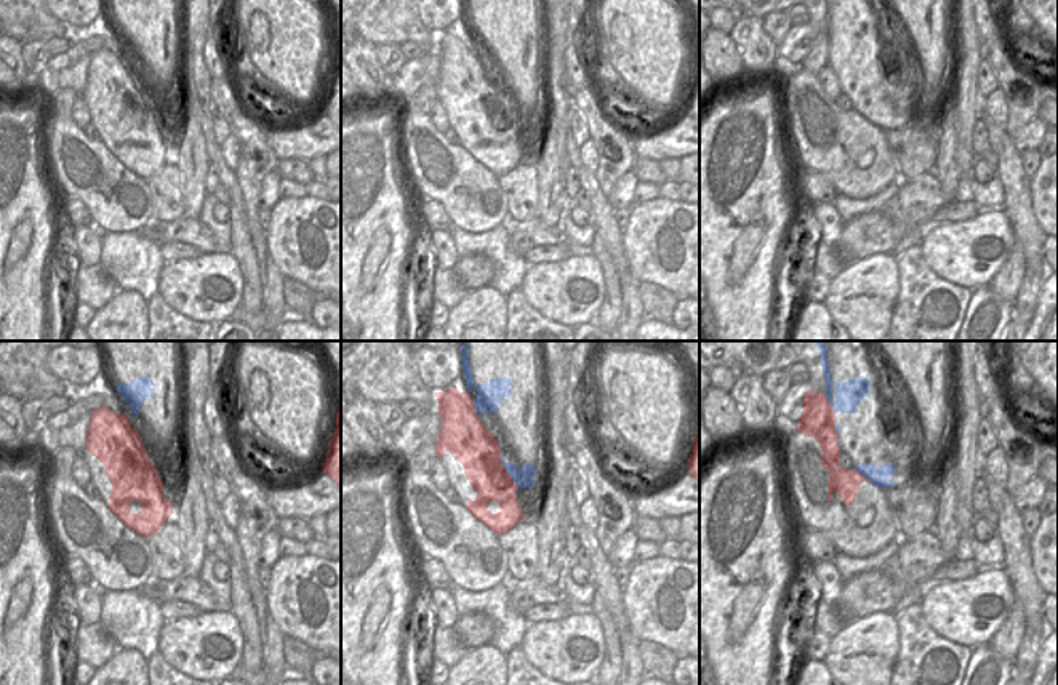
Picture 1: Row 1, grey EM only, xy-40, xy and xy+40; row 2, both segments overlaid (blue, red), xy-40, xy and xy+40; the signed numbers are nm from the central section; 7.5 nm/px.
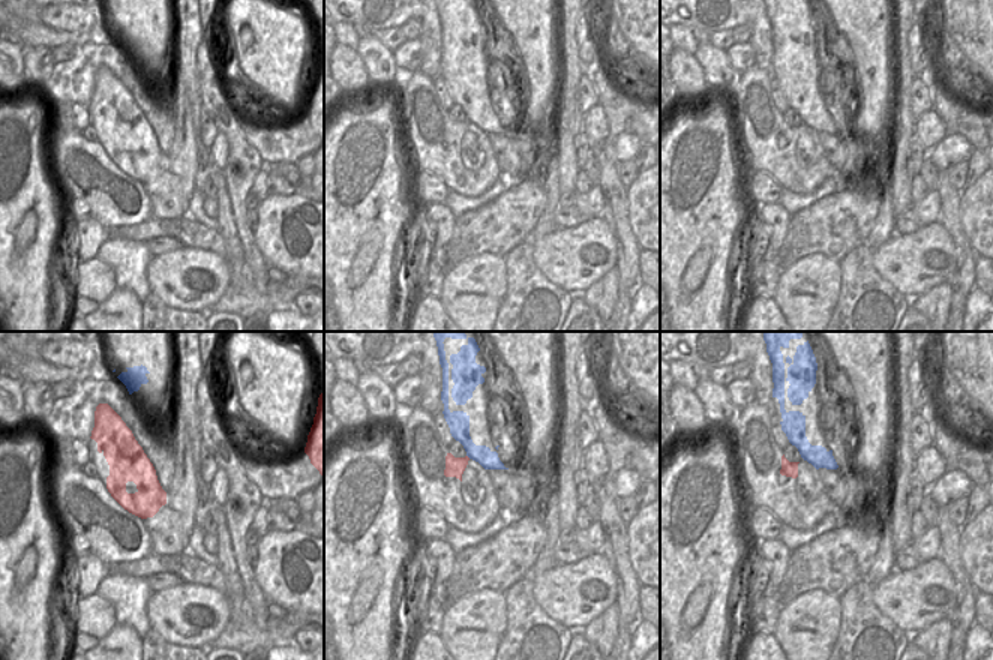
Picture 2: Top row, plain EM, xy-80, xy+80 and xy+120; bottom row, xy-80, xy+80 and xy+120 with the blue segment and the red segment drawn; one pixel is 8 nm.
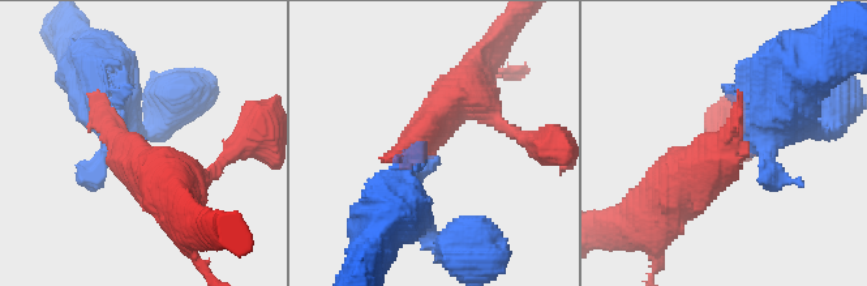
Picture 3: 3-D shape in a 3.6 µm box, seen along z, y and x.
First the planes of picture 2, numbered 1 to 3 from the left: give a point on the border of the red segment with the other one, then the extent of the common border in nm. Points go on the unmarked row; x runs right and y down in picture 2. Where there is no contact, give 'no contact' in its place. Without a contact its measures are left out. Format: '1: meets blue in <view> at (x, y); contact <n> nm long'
1: no contact
2: meets blue in xy+80 at (468, 120); contact 50 nm long
3: no contact

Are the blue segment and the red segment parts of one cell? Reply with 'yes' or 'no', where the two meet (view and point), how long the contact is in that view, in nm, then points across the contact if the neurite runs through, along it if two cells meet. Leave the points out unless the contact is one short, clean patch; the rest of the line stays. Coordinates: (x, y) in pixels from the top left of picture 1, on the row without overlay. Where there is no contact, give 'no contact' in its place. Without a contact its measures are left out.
yes | xy (508, 114) | 240 nm

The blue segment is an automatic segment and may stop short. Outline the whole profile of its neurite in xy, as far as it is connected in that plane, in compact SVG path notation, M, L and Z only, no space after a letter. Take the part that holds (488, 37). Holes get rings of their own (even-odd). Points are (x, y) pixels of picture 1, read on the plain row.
M461 0L463 16L466 19L466 34L459 34L456 27L443 34L435 34L439 42L439 56L442 59L442 69L439 72L439 83L435 86L437 99L443 99L445 93L450 93L464 107L464 115L479 134L472 142L467 139L467 152L482 165L485 165L493 174L504 176L514 170L520 162L527 160L519 149L515 139L515 130L533 130L535 115L538 114L536 107L525 106L519 109L514 104L504 104L503 94L499 91L498 82L495 77L487 72L477 59L477 53L483 54L498 54L499 46L506 38L511 38L511 24L509 19L490 21L488 26L474 26L474 16L471 13L469 0Z

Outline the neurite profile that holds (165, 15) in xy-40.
M134 0L134 6L152 21L157 45L181 46L181 0Z

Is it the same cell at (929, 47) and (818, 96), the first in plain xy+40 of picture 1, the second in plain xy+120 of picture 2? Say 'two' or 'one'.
two

